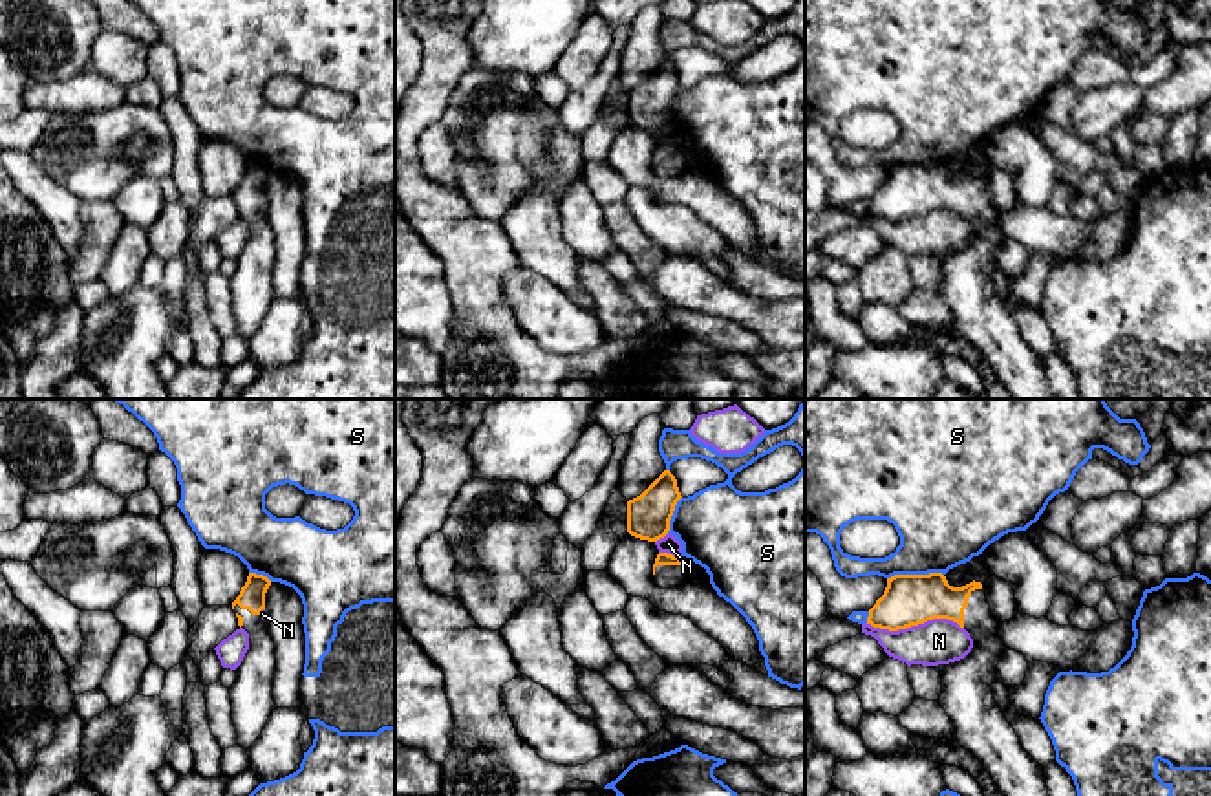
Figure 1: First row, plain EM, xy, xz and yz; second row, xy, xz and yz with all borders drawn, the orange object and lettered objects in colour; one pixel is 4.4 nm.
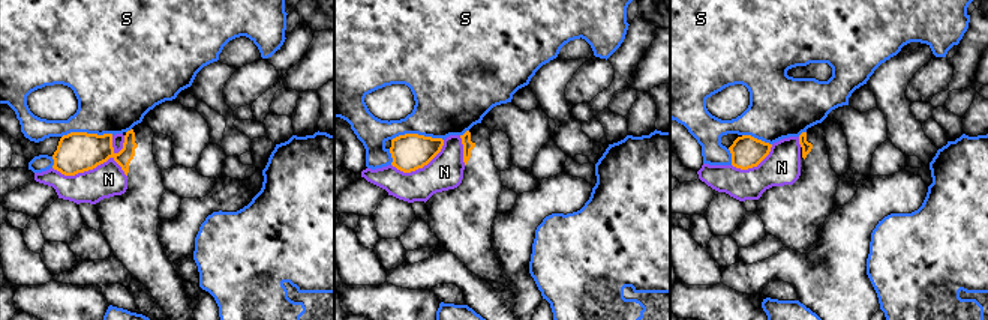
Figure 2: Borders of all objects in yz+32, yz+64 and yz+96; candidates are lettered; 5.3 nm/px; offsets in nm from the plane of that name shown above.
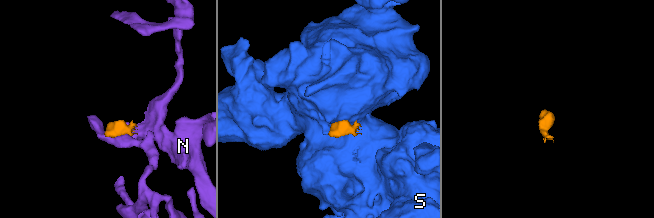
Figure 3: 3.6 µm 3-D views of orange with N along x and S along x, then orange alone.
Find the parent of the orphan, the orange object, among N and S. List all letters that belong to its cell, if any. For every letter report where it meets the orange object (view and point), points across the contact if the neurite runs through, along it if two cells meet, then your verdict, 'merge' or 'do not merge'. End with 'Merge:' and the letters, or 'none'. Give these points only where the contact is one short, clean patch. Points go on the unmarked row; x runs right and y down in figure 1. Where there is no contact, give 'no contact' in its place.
N: yz (915, 215) | do not merge
S: yz (915, 165) | do not merge
Merge: none

